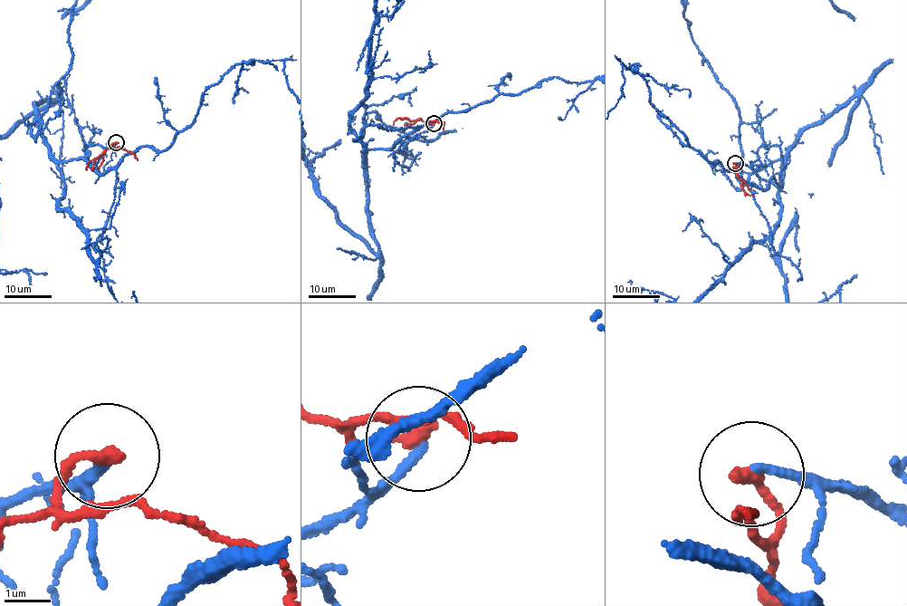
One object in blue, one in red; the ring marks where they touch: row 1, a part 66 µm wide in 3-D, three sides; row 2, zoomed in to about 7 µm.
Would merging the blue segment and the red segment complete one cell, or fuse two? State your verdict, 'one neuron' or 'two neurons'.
two neurons

